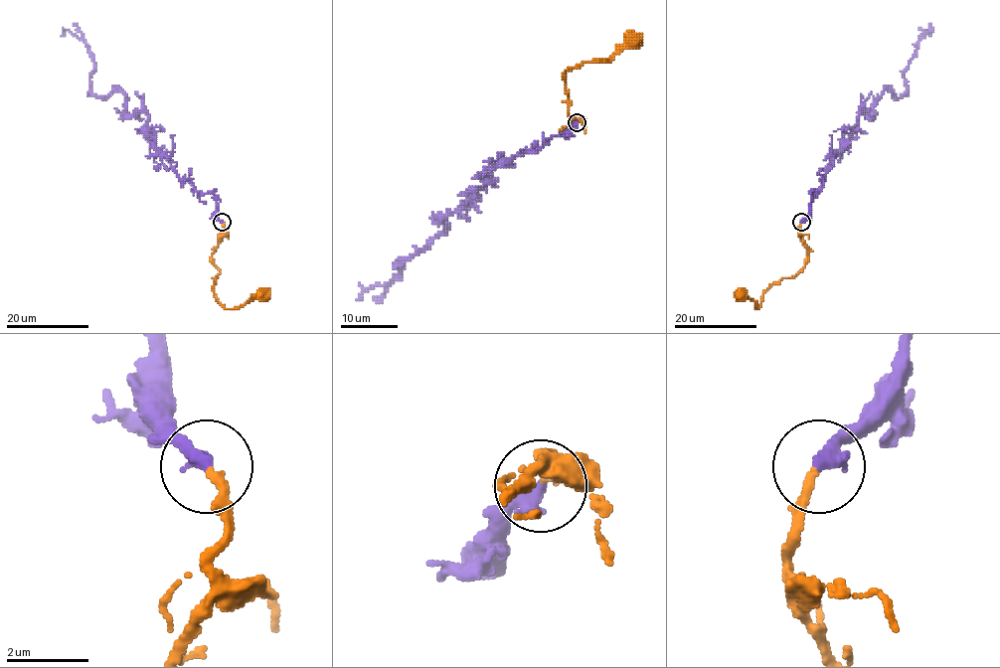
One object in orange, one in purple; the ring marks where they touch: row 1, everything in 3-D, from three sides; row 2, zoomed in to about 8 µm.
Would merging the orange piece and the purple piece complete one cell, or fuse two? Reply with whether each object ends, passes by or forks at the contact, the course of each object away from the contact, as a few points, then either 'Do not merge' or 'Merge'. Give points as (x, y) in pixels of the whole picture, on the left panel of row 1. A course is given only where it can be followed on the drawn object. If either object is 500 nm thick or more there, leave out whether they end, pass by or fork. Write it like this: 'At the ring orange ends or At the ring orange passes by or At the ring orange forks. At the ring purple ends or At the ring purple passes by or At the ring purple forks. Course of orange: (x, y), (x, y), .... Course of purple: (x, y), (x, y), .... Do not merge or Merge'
At the ring orange ends. At the ring purple ends. Course of orange: (222, 223), (224, 230), (212, 254), (220, 270), (214, 282), (215, 298), (231, 309), (263, 294). Course of purple: (222, 223), (211, 193), (147, 138), (147, 114), (127, 115), (118, 86), (91, 89), (87, 46), (61, 36). Merge

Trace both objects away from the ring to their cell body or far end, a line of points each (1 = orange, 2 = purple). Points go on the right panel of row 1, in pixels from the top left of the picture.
1: (801, 223), (802, 244), (807, 249), (807, 261), (801, 270), (774, 282), (757, 309), (742, 294)
2: (801, 223), (858, 114), (869, 115), (886, 86), (901, 97), (919, 35), (931, 36)

